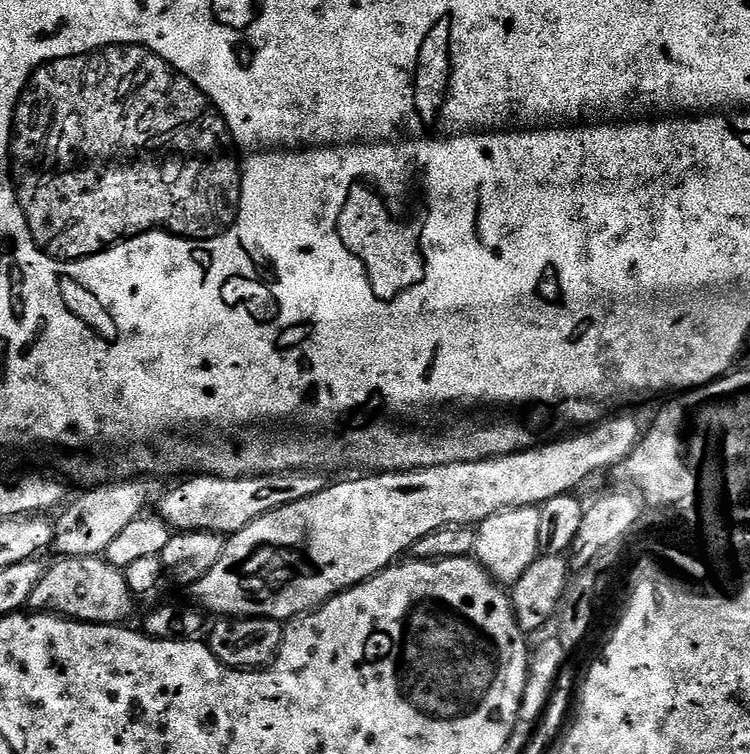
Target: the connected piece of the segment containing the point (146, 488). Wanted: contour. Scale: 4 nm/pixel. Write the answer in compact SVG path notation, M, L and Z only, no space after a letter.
M124 478L119 482L104 482L93 487L96 488L93 492L78 497L76 501L73 499L59 513L61 516L56 524L54 541L54 552L57 552L55 555L60 558L104 556L110 542L114 542L114 538L118 538L118 534L122 534L122 530L126 530L126 526L130 526L130 522L141 519L159 500L162 485L156 480L159 479Z

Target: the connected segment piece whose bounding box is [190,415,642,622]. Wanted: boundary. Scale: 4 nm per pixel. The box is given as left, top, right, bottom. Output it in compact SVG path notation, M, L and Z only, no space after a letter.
M616 416L605 418L595 426L589 427L587 430L580 430L577 436L564 436L561 440L552 440L549 444L545 442L537 443L534 448L525 448L522 452L511 452L505 456L497 456L495 460L479 460L478 462L458 462L457 464L447 464L446 466L434 466L433 468L419 468L413 472L381 472L379 474L360 474L357 480L344 480L341 484L329 483L318 494L314 494L310 498L302 498L302 502L290 502L281 508L270 510L266 514L262 514L262 518L258 518L254 522L250 522L250 526L246 526L242 530L238 530L233 536L227 537L222 550L222 558L218 558L218 562L214 562L214 570L210 570L210 574L206 574L202 578L191 581L192 588L191 599L205 613L211 614L216 618L247 618L249 616L260 616L263 620L279 620L287 622L295 620L324 604L340 592L344 592L348 588L352 588L356 584L360 584L363 580L369 580L372 576L377 576L383 572L385 568L397 563L414 546L414 542L418 542L422 538L426 538L426 534L434 534L434 530L442 530L443 528L455 528L457 526L478 526L486 518L490 518L499 512L505 512L511 508L534 508L545 504L550 498L558 498L566 496L577 491L576 487L579 484L584 484L591 478L595 472L604 472L607 468L623 465L627 456L636 449L636 443L642 435L642 427L632 416Z

